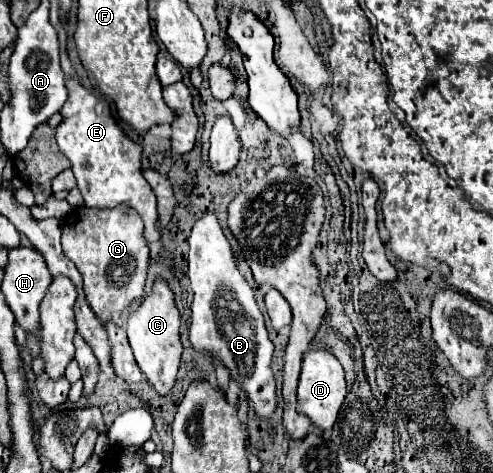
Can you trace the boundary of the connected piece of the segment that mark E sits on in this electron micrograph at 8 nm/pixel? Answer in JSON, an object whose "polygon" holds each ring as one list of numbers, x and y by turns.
{"polygon":[[78,78,66,82,68,102,62,108,64,122,56,128,56,142,72,164,76,186,84,198,84,204,88,208,114,208,116,204,124,204,142,216,146,242,158,242,162,232,158,230,156,196,142,176,142,144,132,142,124,134,104,96,90,94,78,84]]}

